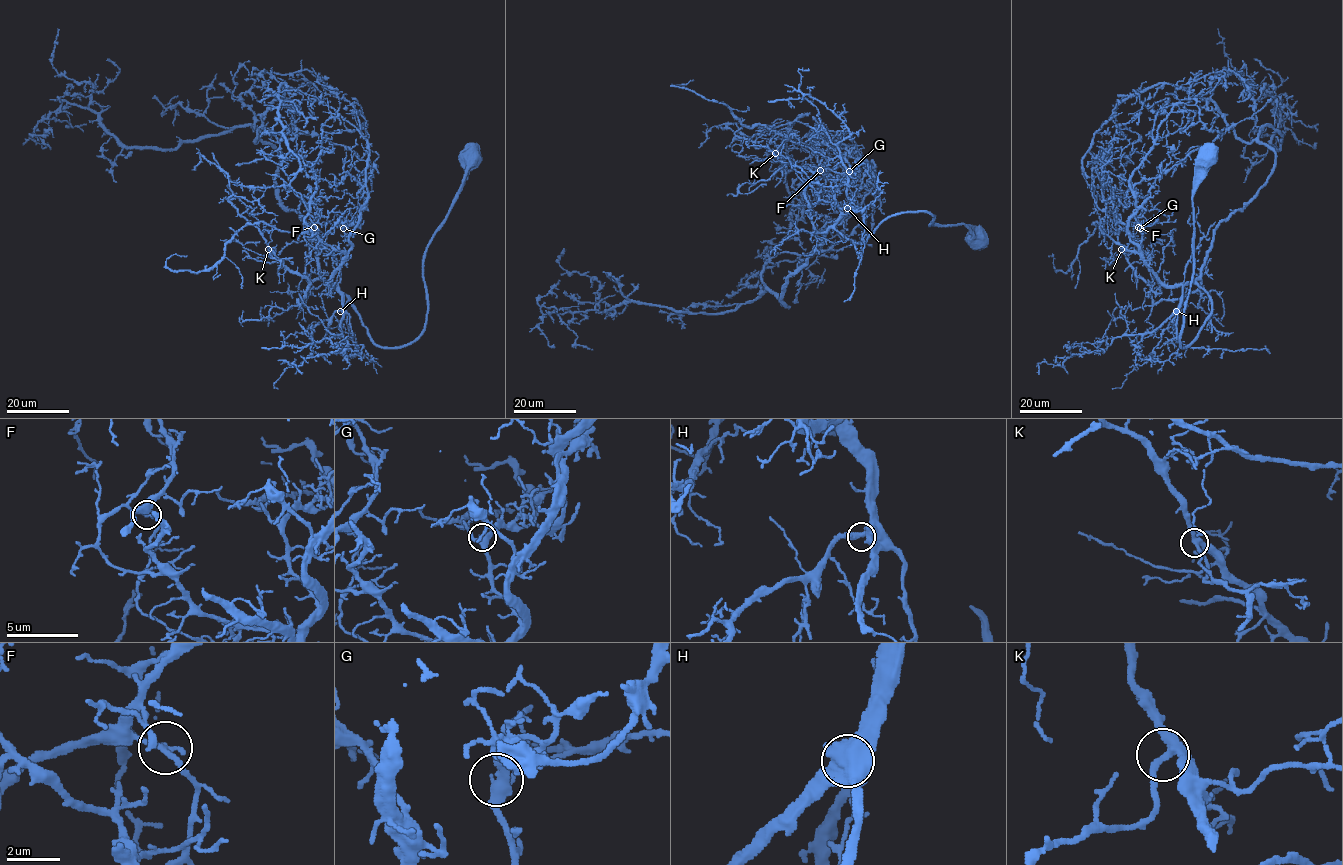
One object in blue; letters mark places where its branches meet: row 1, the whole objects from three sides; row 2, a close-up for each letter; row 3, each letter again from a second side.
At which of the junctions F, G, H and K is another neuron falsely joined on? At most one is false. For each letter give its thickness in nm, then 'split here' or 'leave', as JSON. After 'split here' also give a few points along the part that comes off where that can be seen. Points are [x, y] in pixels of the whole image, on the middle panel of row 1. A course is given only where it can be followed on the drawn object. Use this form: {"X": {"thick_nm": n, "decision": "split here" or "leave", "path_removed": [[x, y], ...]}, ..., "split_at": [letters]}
{"F": {"thick_nm": 160, "decision": "split here", "path_removed": [[821, 170], [817, 155], [807, 146], [764, 126], [748, 128], [727, 105], [672, 85], [693, 80]]}, "G": {"thick_nm": 360, "decision": "leave"}, "H": {"thick_nm": 280, "decision": "leave"}, "K": {"thick_nm": 320, "decision": "leave"}, "split_at": ["F"]}

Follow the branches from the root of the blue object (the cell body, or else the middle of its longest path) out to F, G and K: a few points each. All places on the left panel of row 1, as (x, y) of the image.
F: (470, 155), (426, 249), (426, 324), (410, 342), (373, 341), (329, 285), (333, 252), (314, 227)
G: (470, 155), (426, 249), (426, 324), (410, 342), (378, 346), (329, 285), (351, 247), (343, 228)
K: (470, 155), (426, 249), (426, 324), (410, 342), (378, 346), (324, 280), (299, 303), (309, 280), (268, 249)

